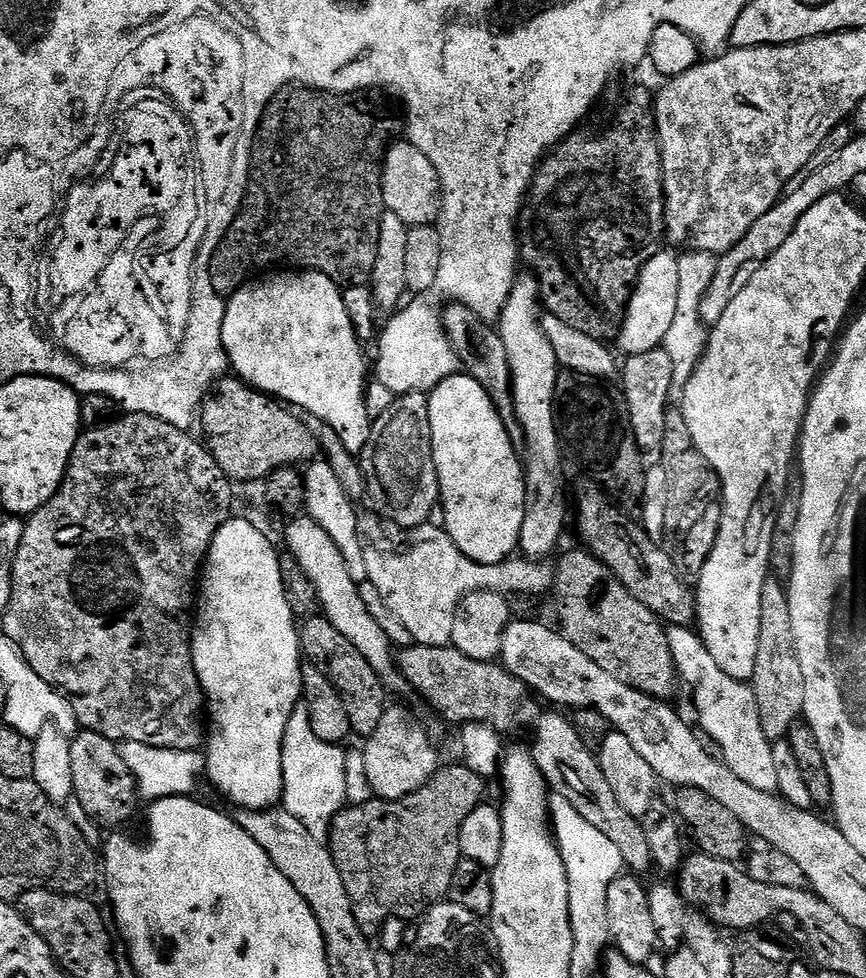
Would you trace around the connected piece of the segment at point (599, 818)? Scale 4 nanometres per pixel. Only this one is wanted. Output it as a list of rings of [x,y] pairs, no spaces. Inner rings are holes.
[[[416,644],[399,649],[395,657],[404,683],[413,688],[438,715],[455,726],[485,724],[495,732],[520,732],[523,728],[532,731],[530,751],[544,781],[555,795],[566,798],[594,830],[606,834],[618,854],[622,854],[624,867],[629,873],[653,871],[650,846],[646,842],[643,823],[637,817],[626,814],[626,809],[614,798],[606,774],[602,774],[597,753],[582,742],[578,730],[567,715],[556,710],[543,712],[541,701],[514,674],[510,674],[503,663],[491,660],[466,658],[456,648],[431,648]]]

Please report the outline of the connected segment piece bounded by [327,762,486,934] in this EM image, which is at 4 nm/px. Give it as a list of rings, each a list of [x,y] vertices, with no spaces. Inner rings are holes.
[[[463,762],[445,763],[414,794],[401,800],[368,798],[365,804],[345,806],[332,820],[327,840],[332,851],[338,874],[346,882],[346,894],[350,894],[352,913],[358,926],[366,934],[379,933],[387,919],[398,918],[405,922],[423,917],[428,909],[441,903],[450,890],[454,870],[460,861],[460,835],[462,822],[485,799],[485,777],[470,770]]]

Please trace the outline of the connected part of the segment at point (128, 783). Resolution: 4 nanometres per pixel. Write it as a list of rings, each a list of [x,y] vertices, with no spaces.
[[[81,731],[79,734],[71,737],[72,745],[70,746],[70,774],[74,778],[75,803],[80,803],[80,808],[92,820],[97,820],[102,827],[107,830],[116,830],[124,824],[136,812],[136,803],[141,803],[142,797],[136,790],[136,779],[134,774],[130,774],[130,766],[122,762],[122,754],[116,741],[106,738],[97,732]]]

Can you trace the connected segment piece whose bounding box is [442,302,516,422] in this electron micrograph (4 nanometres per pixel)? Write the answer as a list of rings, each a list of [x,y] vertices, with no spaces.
[[[452,302],[447,306],[448,309],[443,309],[442,319],[452,353],[460,360],[463,371],[473,376],[484,387],[486,394],[490,394],[500,417],[505,422],[515,421],[516,407],[512,405],[512,371],[499,331],[489,321],[480,320],[474,310],[462,304]]]

